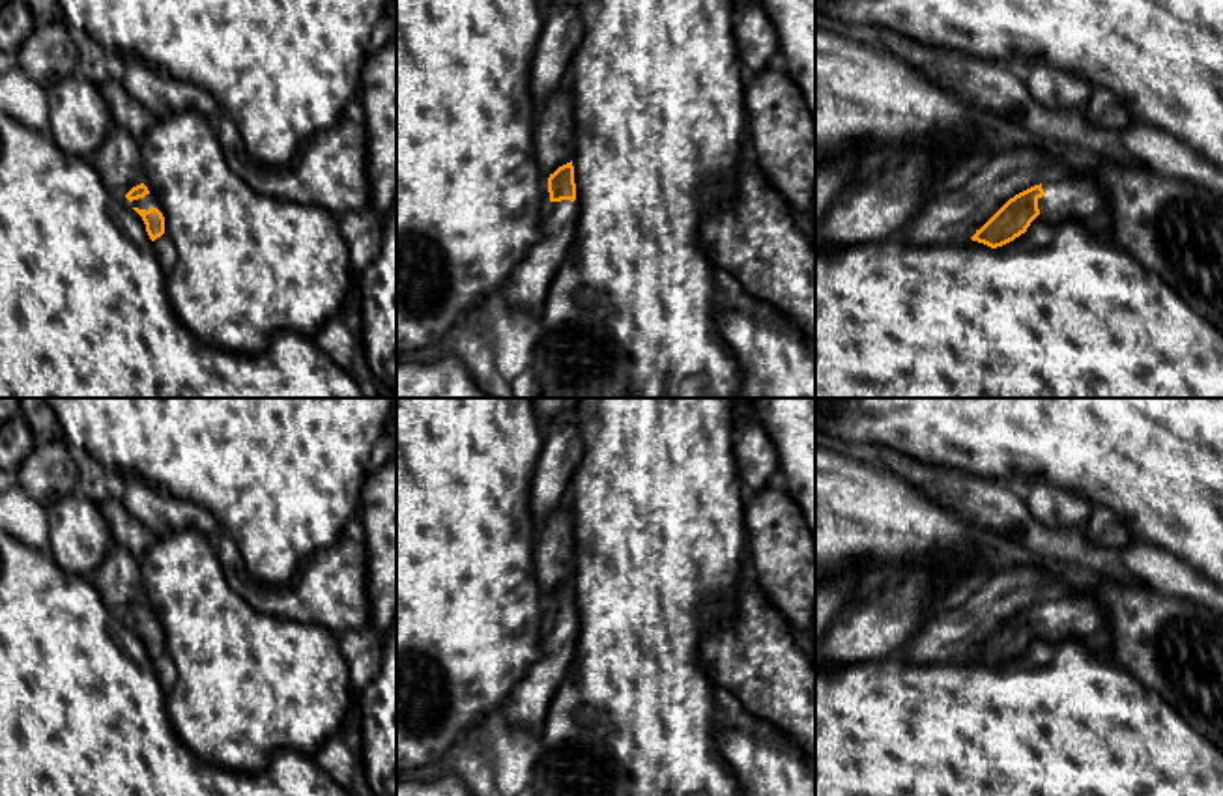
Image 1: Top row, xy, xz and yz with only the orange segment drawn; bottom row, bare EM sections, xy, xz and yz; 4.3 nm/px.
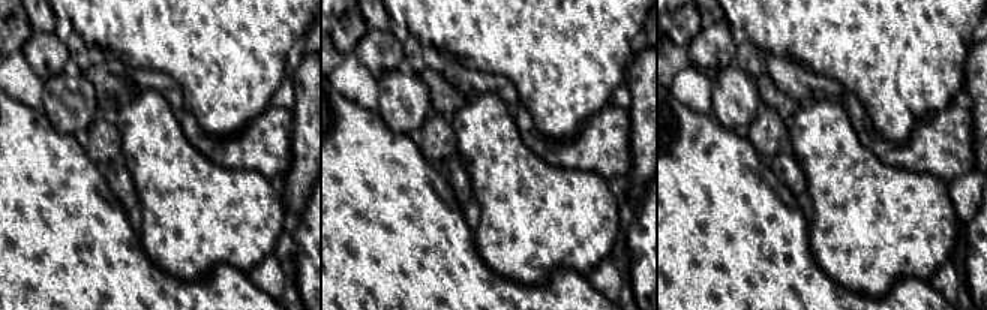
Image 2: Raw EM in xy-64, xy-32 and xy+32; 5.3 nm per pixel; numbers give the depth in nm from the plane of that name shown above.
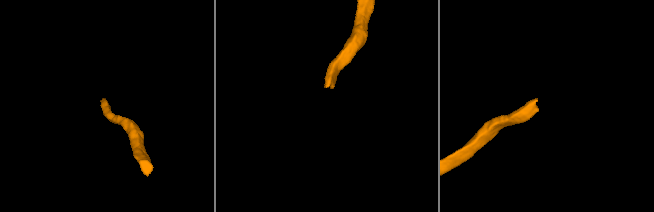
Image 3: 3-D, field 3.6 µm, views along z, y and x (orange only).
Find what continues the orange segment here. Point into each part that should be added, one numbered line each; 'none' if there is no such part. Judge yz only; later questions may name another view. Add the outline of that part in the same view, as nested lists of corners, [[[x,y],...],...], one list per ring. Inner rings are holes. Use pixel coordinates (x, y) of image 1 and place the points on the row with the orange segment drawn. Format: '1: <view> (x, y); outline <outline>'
1: yz (1068, 195); outline [[[1064,172],[1047,178],[1042,183],[1043,196],[1038,198],[1038,209],[1049,222],[1070,219],[1090,222],[1105,206],[1100,183],[1085,174]]]

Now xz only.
1: xz (528, 286); outline [[[550,202],[540,232],[542,239],[529,249],[499,291],[509,306],[537,320],[540,320],[550,284],[576,232],[574,202]]]

